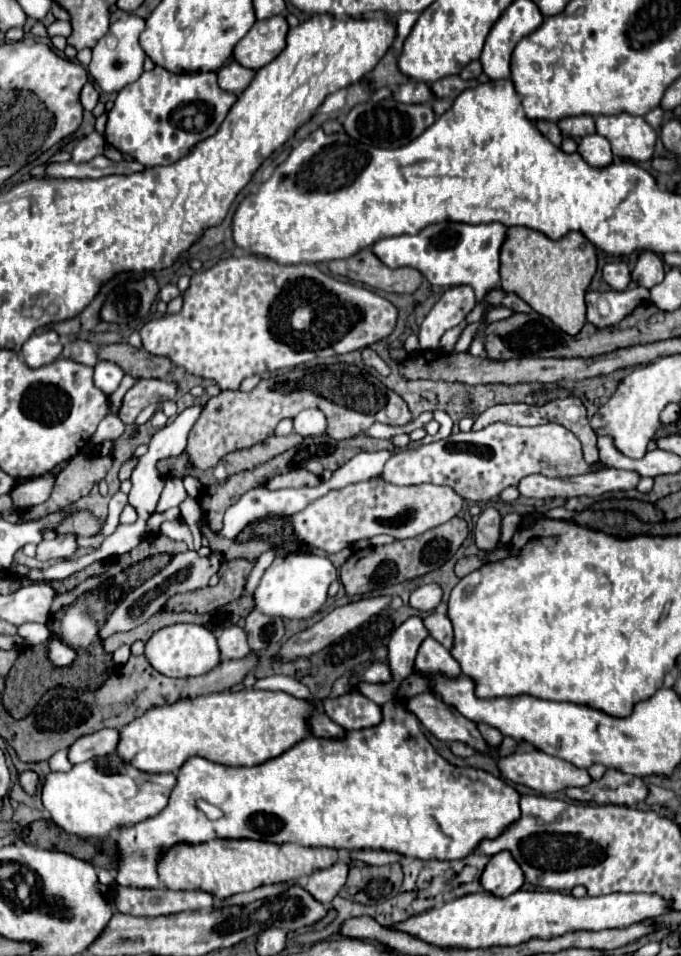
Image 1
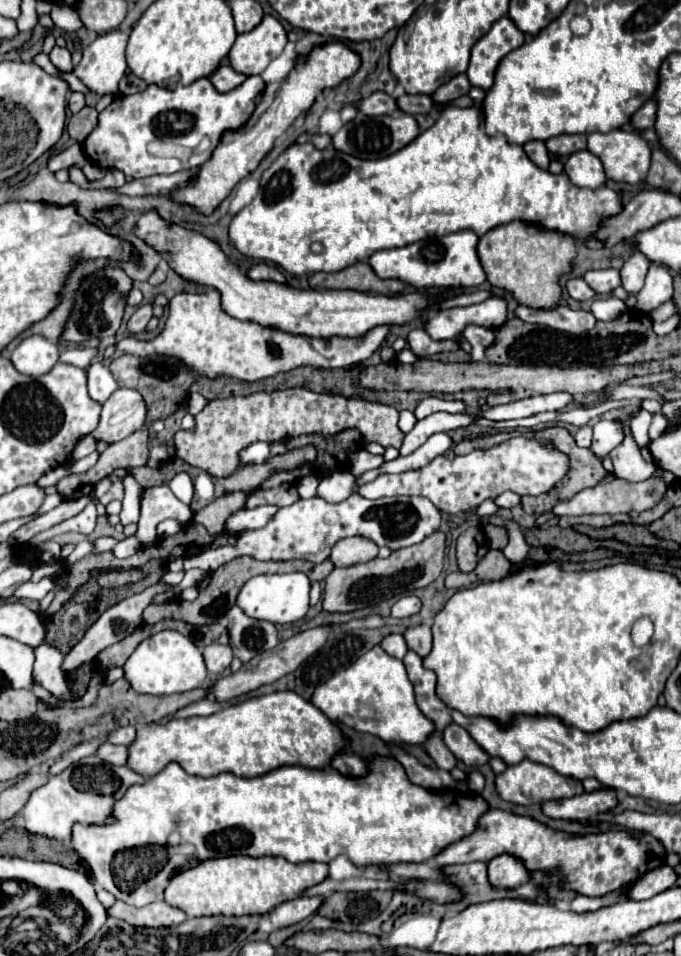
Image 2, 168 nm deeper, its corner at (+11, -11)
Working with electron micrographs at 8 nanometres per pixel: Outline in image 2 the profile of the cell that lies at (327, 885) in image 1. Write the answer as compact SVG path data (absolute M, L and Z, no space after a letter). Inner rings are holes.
M298 896L294 900L282 902L274 908L274 912L270 912L270 920L274 924L274 928L286 928L292 926L296 922L302 922L304 918L312 916L318 912L318 908L322 906L324 896Z

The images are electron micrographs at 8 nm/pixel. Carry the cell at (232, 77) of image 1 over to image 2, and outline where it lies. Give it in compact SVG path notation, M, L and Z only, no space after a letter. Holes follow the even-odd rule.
M220 66L212 76L210 76L210 82L214 84L214 88L218 92L230 92L234 88L238 88L242 82L246 80L244 74L238 74L232 66Z

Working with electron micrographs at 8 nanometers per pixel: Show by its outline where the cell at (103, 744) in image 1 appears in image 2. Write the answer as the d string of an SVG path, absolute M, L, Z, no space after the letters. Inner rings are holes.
M102 744L98 750L96 750L96 756L100 760L106 760L110 764L126 764L126 758L128 758L128 748L126 746L114 746L114 744Z

